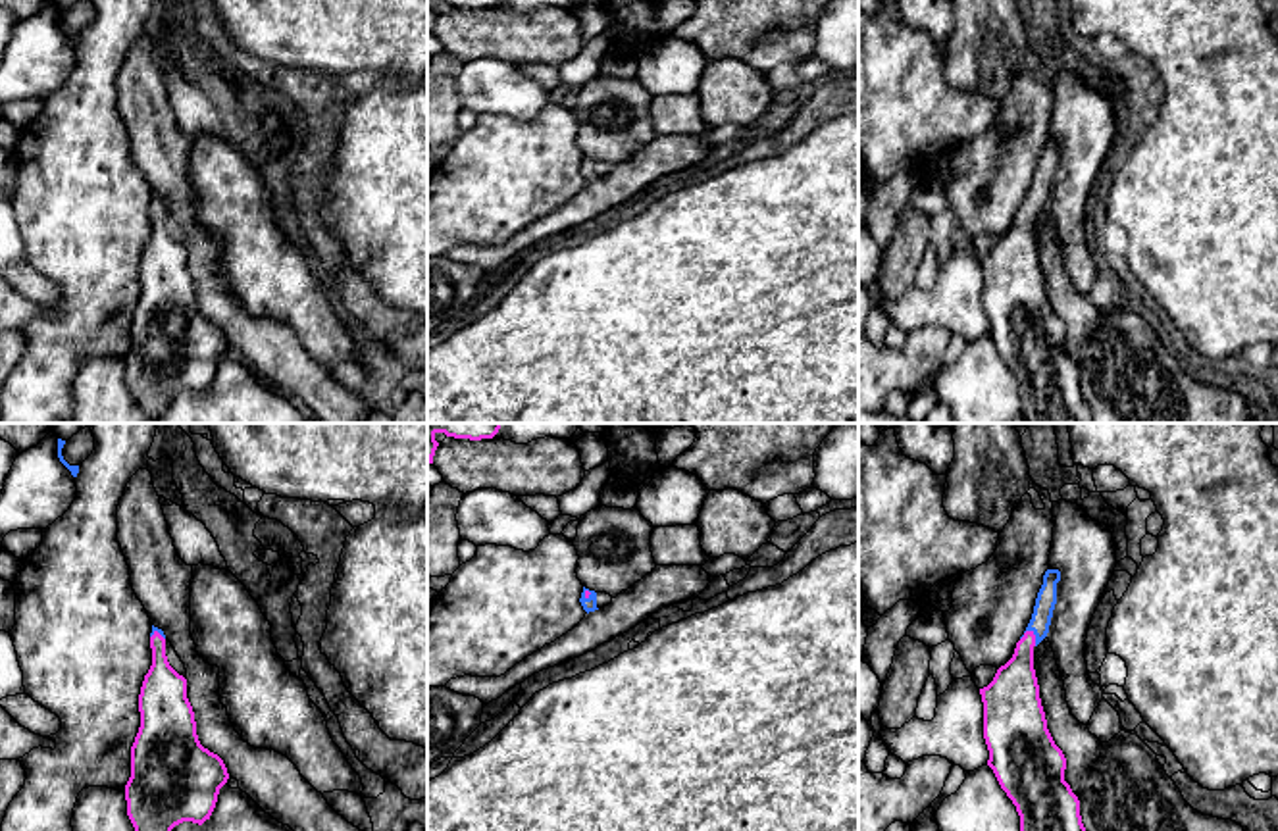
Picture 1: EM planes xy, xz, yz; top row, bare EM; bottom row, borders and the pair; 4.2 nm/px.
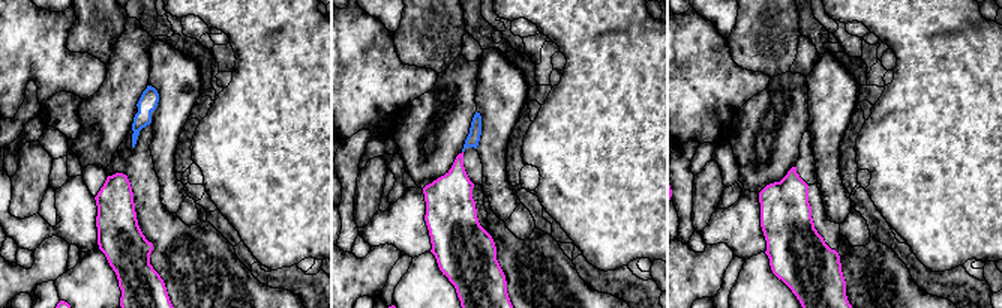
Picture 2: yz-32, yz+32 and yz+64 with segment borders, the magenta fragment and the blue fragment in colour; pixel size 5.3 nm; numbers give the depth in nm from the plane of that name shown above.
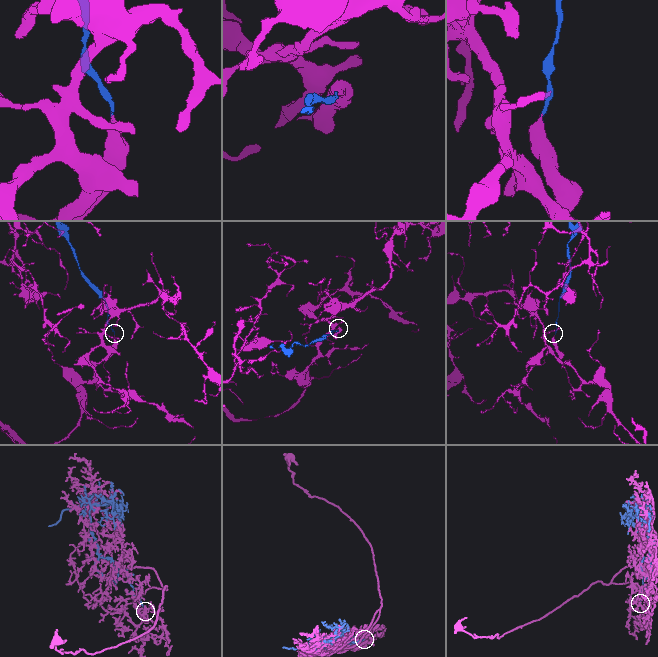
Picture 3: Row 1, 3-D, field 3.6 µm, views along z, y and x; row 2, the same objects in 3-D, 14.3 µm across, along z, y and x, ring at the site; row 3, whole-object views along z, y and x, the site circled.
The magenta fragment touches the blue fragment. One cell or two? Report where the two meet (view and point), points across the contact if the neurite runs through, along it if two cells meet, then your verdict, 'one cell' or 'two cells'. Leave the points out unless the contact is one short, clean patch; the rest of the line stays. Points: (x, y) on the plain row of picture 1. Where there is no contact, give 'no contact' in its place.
meets magenta in yz at (1034, 206); border along yz (1026, 199), (1034, 204), (1036, 214); two cells

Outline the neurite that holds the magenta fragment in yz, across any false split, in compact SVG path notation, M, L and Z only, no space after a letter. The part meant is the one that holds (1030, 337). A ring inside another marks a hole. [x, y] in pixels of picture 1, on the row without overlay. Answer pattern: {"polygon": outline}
{"polygon": "M1034 200L1016 212L1012 227L1001 235L993 250L980 258L984 271L984 308L987 335L1020 385L1022 412L1028 423L1093 423L1080 385L1080 369L1064 350L1066 327L1055 314L1039 267L1034 239Z"}

